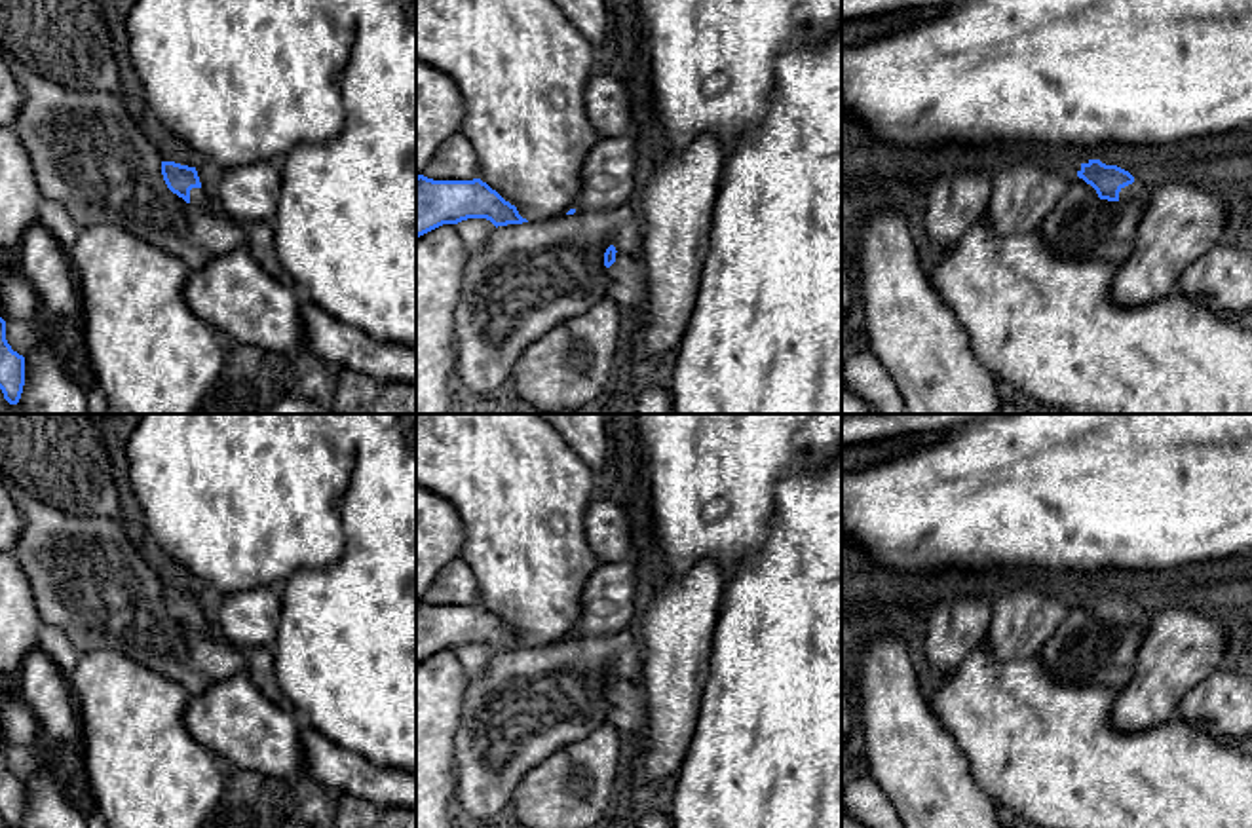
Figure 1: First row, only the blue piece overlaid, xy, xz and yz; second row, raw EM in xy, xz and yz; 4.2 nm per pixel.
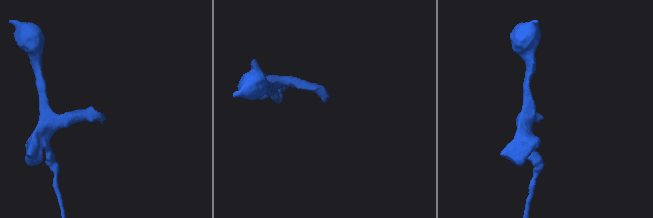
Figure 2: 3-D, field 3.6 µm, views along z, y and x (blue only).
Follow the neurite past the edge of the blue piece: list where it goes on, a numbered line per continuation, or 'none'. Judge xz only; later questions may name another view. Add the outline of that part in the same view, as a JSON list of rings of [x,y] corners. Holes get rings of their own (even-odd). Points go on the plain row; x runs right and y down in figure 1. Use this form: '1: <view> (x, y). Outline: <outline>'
1: xz (627, 711). Outline: [[[616,678],[616,687],[606,693],[608,718],[619,733],[627,733],[638,746],[648,733],[648,703],[644,687],[623,678]]]

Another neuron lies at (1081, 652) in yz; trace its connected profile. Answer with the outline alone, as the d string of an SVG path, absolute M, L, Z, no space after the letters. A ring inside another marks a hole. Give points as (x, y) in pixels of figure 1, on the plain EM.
M1073 602L1037 655L1064 684L1119 691L1134 674L1144 638L1140 627L1100 625L1091 610Z

